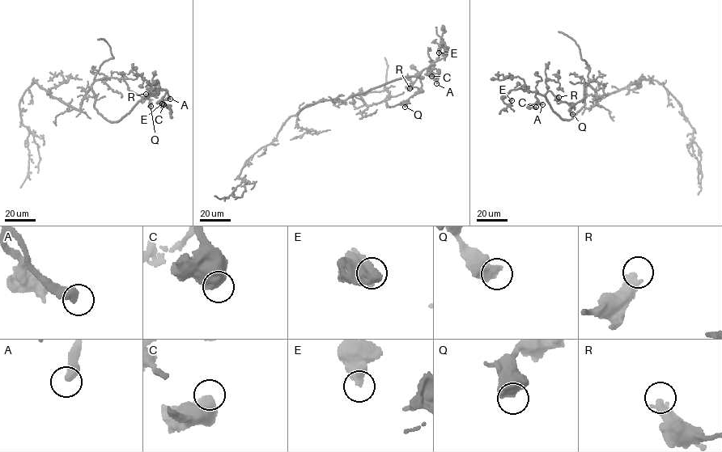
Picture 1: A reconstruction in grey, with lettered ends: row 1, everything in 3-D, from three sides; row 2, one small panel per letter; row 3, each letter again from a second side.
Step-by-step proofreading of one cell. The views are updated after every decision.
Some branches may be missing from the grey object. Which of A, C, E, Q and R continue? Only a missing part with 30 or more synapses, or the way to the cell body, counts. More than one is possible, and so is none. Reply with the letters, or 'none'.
A

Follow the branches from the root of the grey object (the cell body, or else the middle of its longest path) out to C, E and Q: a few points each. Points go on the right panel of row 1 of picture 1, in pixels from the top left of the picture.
C: (596, 102), (588, 85), (584, 105), (571, 119), (561, 118), (537, 90), (536, 107)
E: (596, 102), (588, 85), (584, 105), (566, 120), (535, 91), (511, 89), (503, 95), (511, 100)
Q: (596, 102), (593, 105), (595, 91), (589, 79), (595, 81), (584, 82), (583, 98), (570, 107), (572, 114)

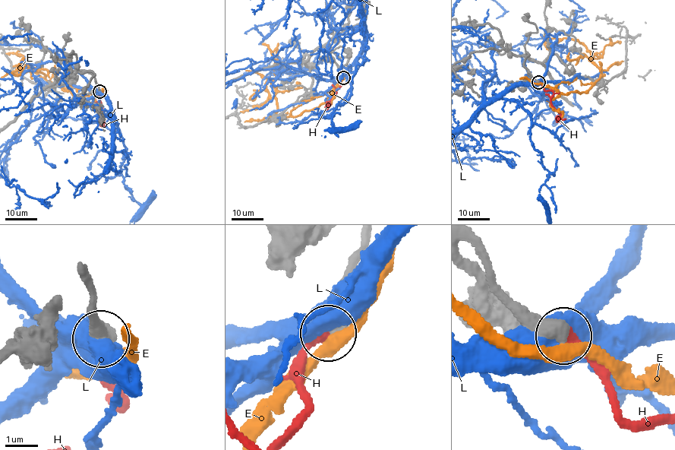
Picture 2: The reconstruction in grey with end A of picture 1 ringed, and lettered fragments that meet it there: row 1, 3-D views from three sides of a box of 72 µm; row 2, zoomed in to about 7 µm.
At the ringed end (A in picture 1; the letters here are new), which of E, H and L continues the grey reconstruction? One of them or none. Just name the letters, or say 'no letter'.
H

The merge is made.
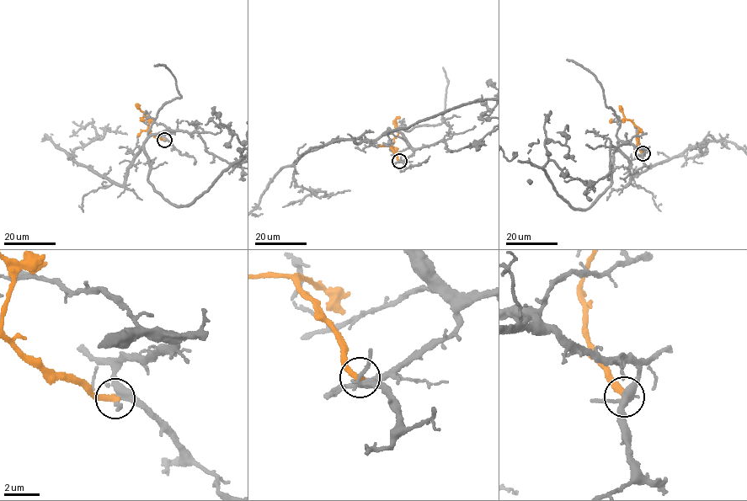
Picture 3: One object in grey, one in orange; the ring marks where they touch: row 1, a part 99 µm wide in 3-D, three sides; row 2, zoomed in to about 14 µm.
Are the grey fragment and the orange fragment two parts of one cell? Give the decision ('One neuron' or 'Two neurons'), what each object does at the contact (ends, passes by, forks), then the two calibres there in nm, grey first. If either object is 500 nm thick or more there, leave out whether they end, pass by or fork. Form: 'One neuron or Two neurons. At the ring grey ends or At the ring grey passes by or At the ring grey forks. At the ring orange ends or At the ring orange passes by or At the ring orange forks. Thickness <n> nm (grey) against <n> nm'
Two neurons. At the ring grey passes by. At the ring orange ends. Thickness 240 nm (grey) against 360 nm

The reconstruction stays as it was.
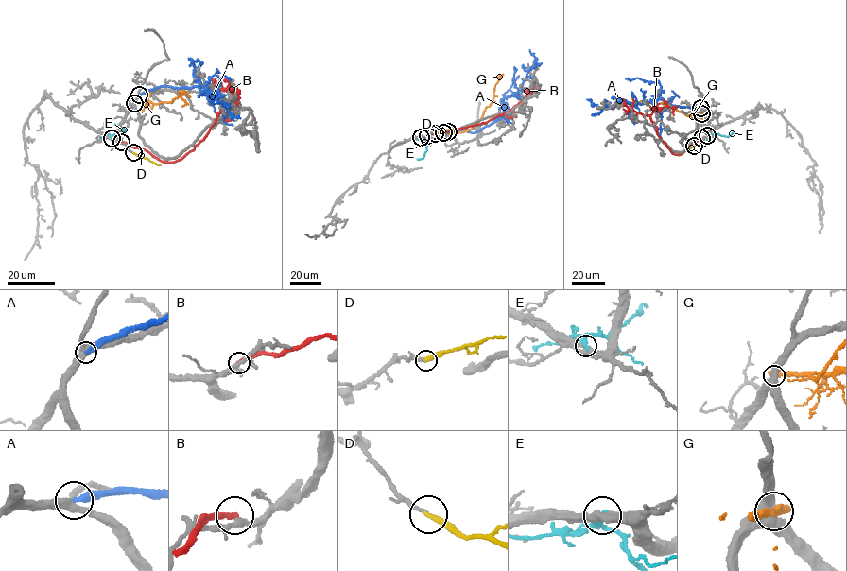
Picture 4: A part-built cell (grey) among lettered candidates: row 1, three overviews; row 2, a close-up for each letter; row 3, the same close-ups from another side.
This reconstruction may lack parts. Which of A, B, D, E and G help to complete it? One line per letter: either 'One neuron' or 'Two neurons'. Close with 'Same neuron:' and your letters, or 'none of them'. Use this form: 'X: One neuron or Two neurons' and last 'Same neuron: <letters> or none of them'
A: Two neurons
B: Two neurons
D: One neuron
E: Two neurons
G: Two neurons
Same neuron: D

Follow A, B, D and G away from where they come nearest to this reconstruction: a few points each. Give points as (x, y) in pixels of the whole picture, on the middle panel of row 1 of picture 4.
A: (448, 131), (475, 132), (497, 118), (503, 100), (518, 91), (533, 64), (534, 57), (529, 49)
B: (427, 135), (487, 122), (508, 112), (528, 95), (526, 88)
D: (435, 133), (454, 127)
G: (443, 132), (467, 130), (481, 118), (492, 101), (495, 84), (501, 77), (497, 77)

